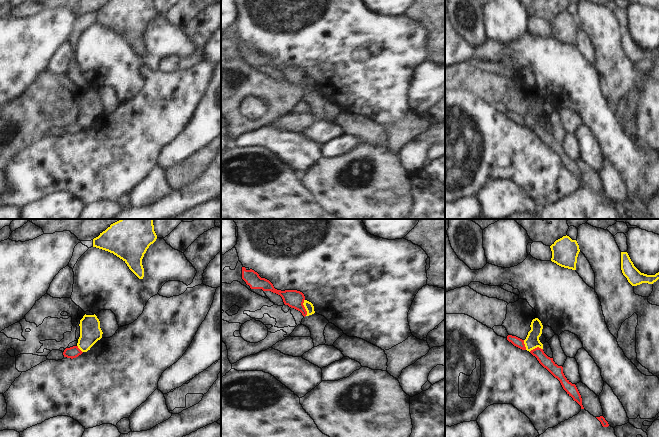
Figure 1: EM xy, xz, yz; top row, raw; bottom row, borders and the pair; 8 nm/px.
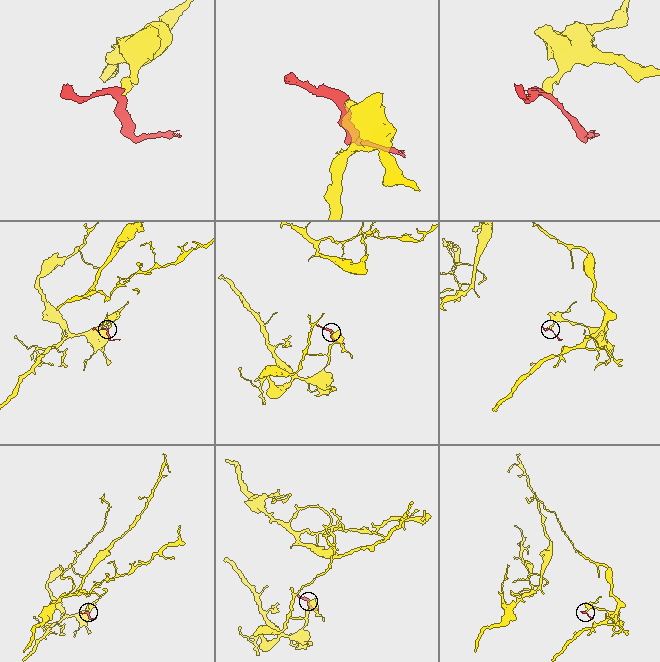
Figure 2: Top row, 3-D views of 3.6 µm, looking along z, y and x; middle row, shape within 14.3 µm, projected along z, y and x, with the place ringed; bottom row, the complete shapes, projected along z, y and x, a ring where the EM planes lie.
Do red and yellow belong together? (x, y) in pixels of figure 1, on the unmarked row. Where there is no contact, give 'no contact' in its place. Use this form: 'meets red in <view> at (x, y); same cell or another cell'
meets red in xz at (304, 83); another cell

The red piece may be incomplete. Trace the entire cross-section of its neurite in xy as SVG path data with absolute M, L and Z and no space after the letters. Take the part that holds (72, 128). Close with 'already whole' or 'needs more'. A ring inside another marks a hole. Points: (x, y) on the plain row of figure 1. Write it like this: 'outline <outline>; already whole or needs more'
outline M73 122L70 124L66 124L63 128L63 131L64 131L64 133L73 135L73 134L78 133L82 129L83 128L78 124L78 122Z; already whole

